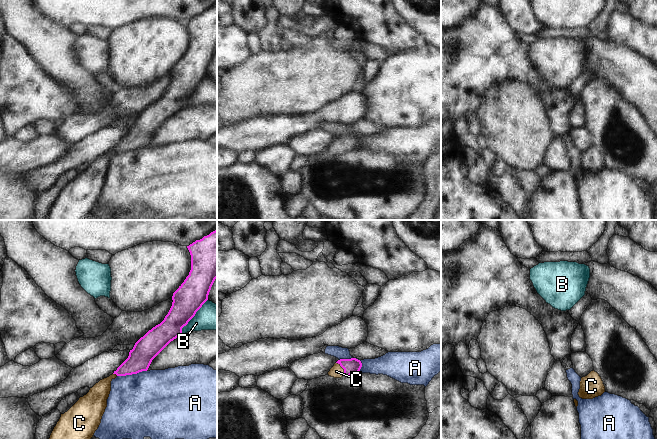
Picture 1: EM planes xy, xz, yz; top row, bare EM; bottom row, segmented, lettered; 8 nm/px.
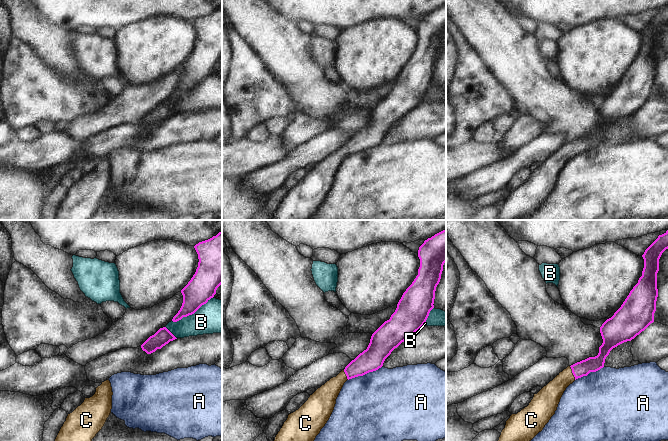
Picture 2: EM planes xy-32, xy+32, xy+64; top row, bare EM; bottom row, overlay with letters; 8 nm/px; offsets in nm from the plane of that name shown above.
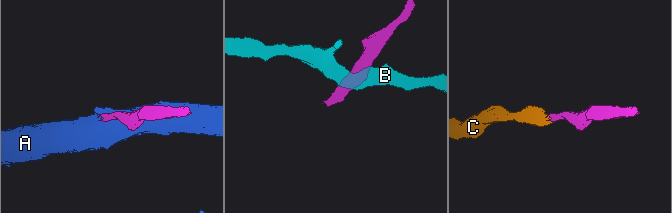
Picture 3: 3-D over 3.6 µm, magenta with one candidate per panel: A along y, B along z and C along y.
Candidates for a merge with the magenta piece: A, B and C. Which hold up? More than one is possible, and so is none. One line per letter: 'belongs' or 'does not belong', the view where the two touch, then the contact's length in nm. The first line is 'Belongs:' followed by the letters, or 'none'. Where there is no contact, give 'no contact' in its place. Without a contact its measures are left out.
Belongs: C
A: does not belong; meets magenta in xy; contact 240 nm long
B: does not belong; meets magenta in xy; contact 360 nm long
C: belongs; meets magenta in xz; contact 130 nm long

